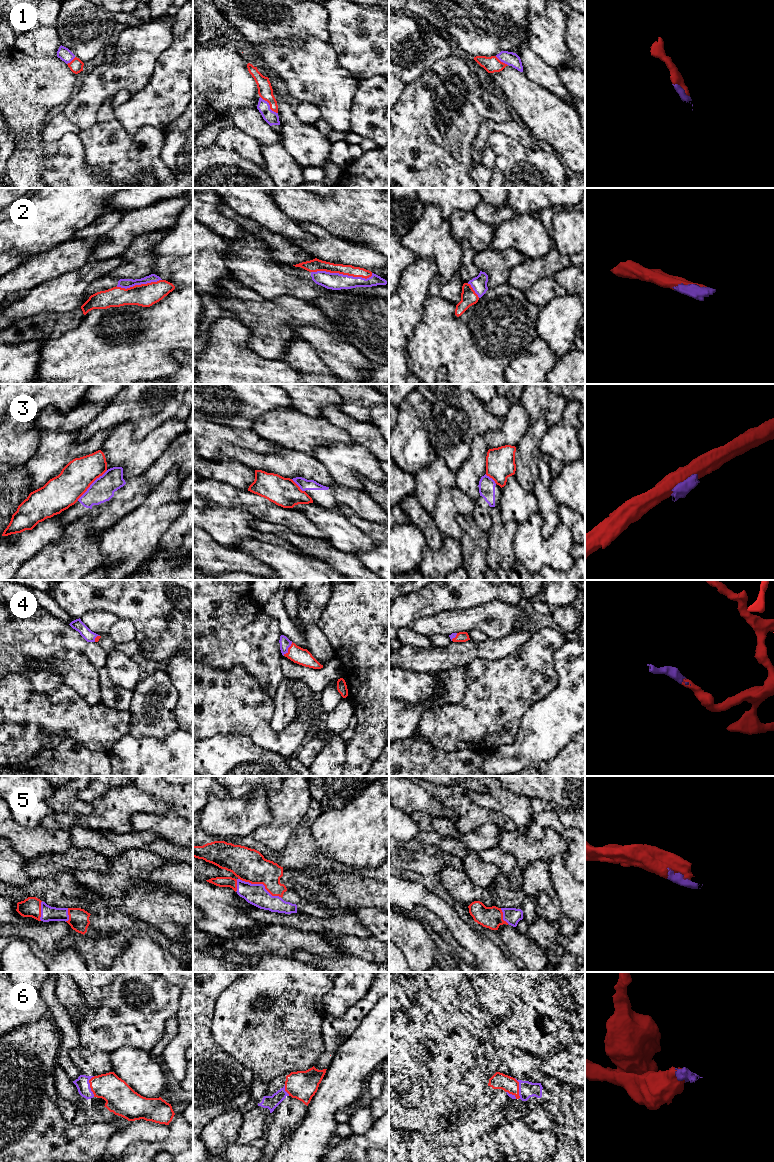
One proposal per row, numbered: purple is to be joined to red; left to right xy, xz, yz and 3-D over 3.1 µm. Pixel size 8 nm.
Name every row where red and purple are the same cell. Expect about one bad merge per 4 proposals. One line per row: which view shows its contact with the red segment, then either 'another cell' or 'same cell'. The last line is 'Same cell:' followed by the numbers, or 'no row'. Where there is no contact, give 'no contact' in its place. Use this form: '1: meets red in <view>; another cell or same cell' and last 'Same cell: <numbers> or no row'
1: meets red in xz; same cell
2: meets red in xz; same cell
3: meets red in xy; another cell
4: meets red in xz; same cell
5: meets red in xz; same cell
6: meets red in xy; same cell
Same cell: 1, 2, 4, 5, 6

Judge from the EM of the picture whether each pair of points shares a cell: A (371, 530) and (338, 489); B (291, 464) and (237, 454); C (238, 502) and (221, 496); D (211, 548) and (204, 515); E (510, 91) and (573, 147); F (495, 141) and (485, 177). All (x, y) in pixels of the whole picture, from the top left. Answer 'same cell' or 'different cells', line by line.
A: different cells
B: same cell
C: same cell
D: different cells
E: same cell
F: different cells

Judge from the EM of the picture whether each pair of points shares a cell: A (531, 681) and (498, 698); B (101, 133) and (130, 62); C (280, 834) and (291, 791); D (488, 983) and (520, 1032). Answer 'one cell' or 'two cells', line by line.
A: one cell
B: two cells
C: one cell
D: two cells

